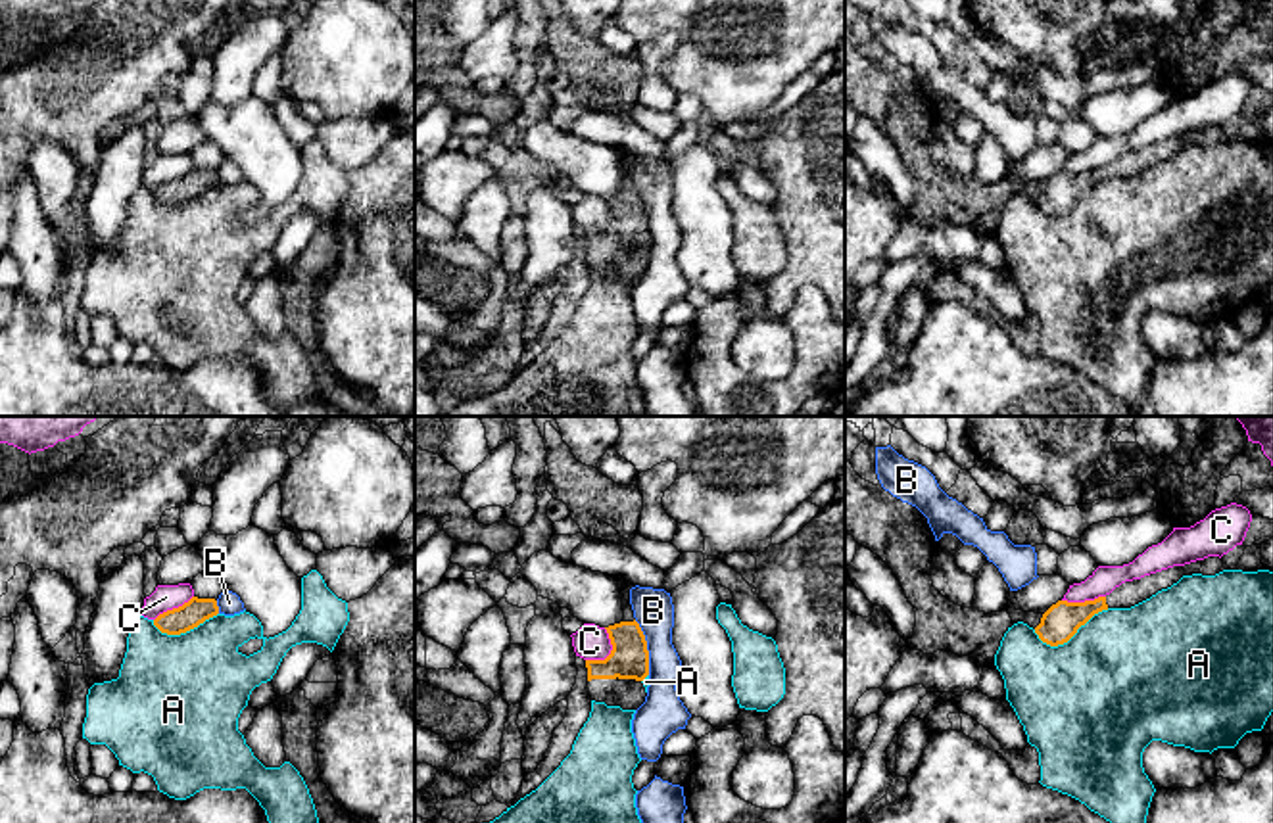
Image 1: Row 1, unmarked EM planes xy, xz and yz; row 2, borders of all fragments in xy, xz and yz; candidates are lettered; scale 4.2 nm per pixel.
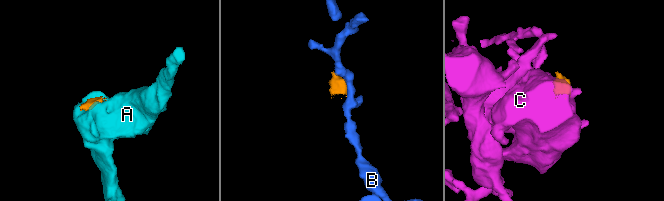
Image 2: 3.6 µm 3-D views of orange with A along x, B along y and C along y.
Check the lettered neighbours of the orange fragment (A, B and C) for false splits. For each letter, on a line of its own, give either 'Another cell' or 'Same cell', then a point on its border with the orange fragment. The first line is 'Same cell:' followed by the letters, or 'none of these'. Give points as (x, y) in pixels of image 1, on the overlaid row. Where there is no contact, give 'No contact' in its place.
Same cell: none of these
A: Another cell. Touches orange at yz (1070, 637)
B: Another cell. Touches orange at xz (646, 647)
C: Another cell. Touches orange at xz (611, 653)

